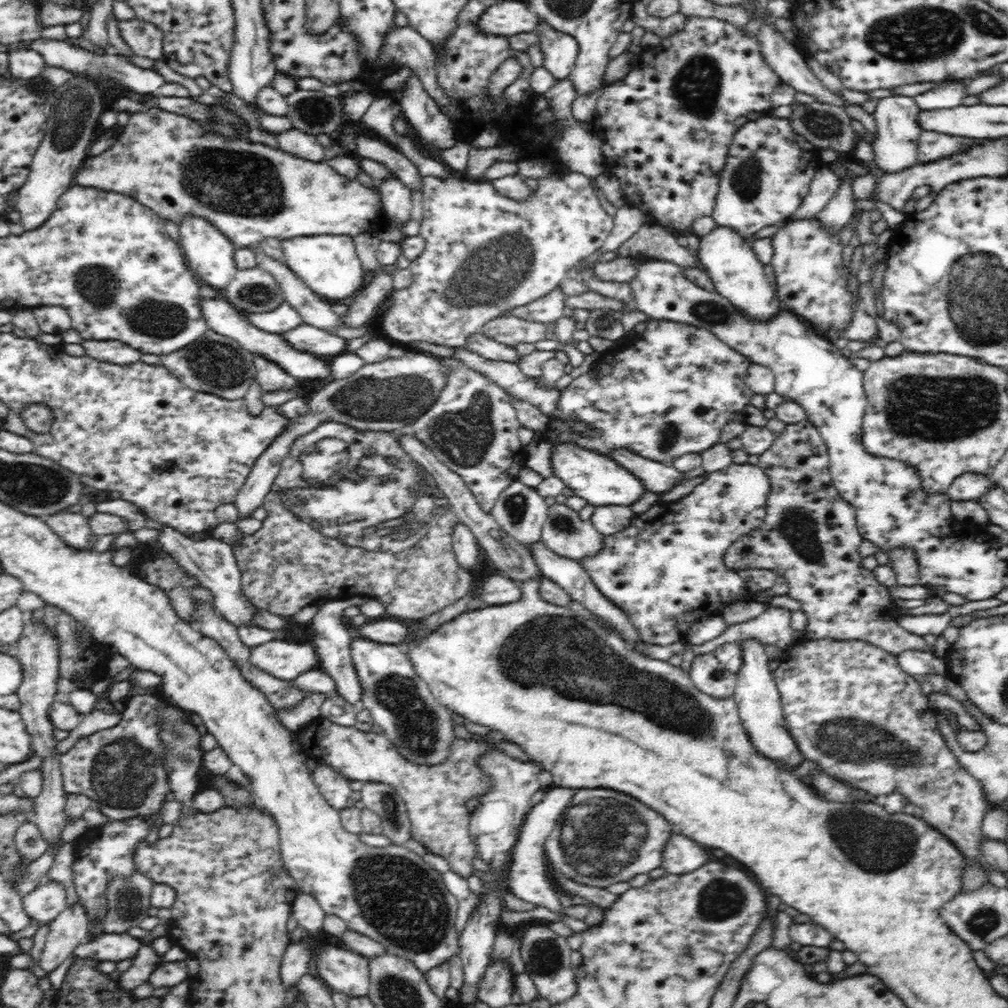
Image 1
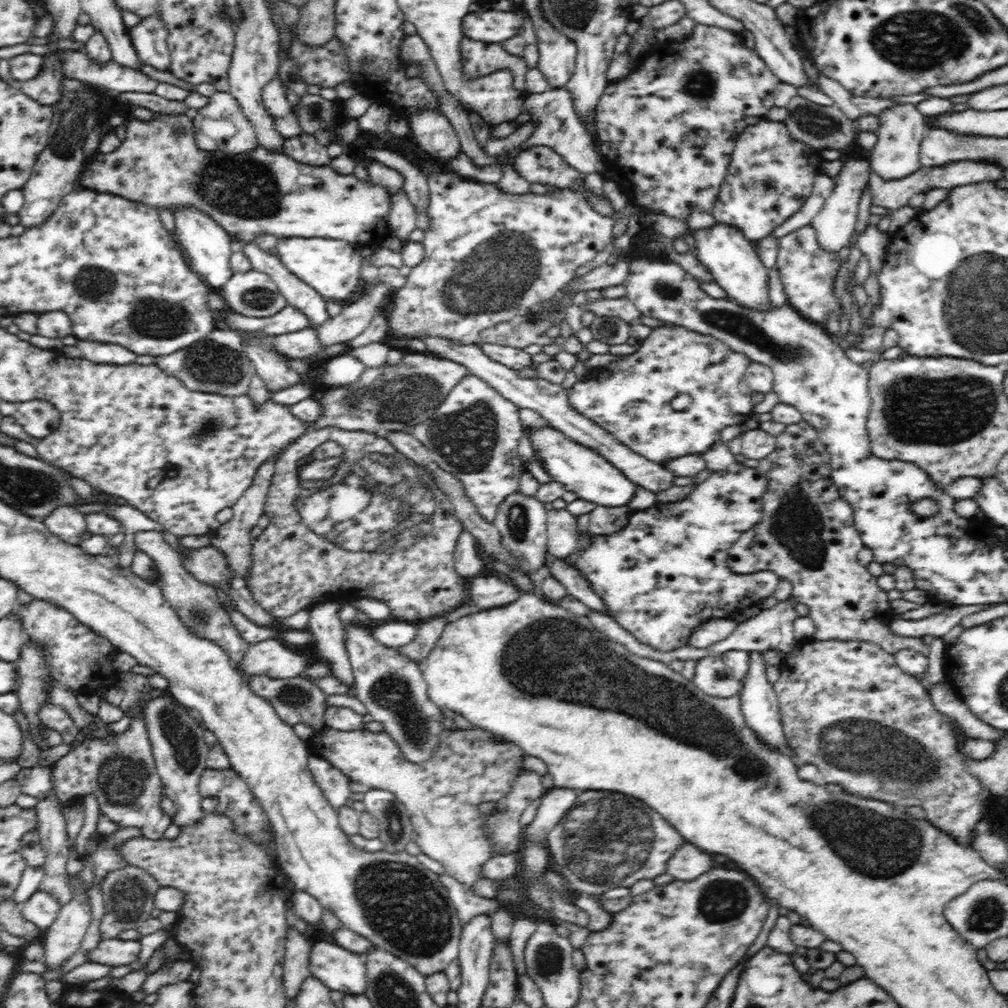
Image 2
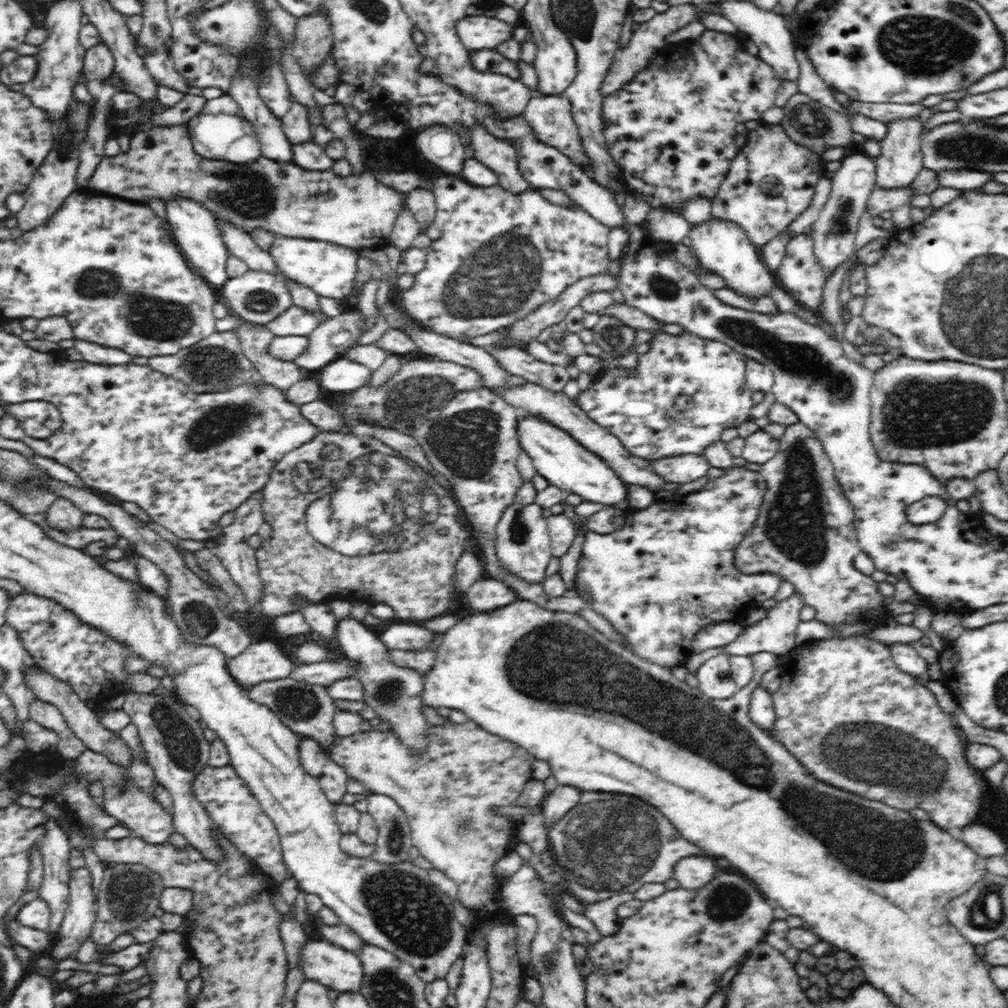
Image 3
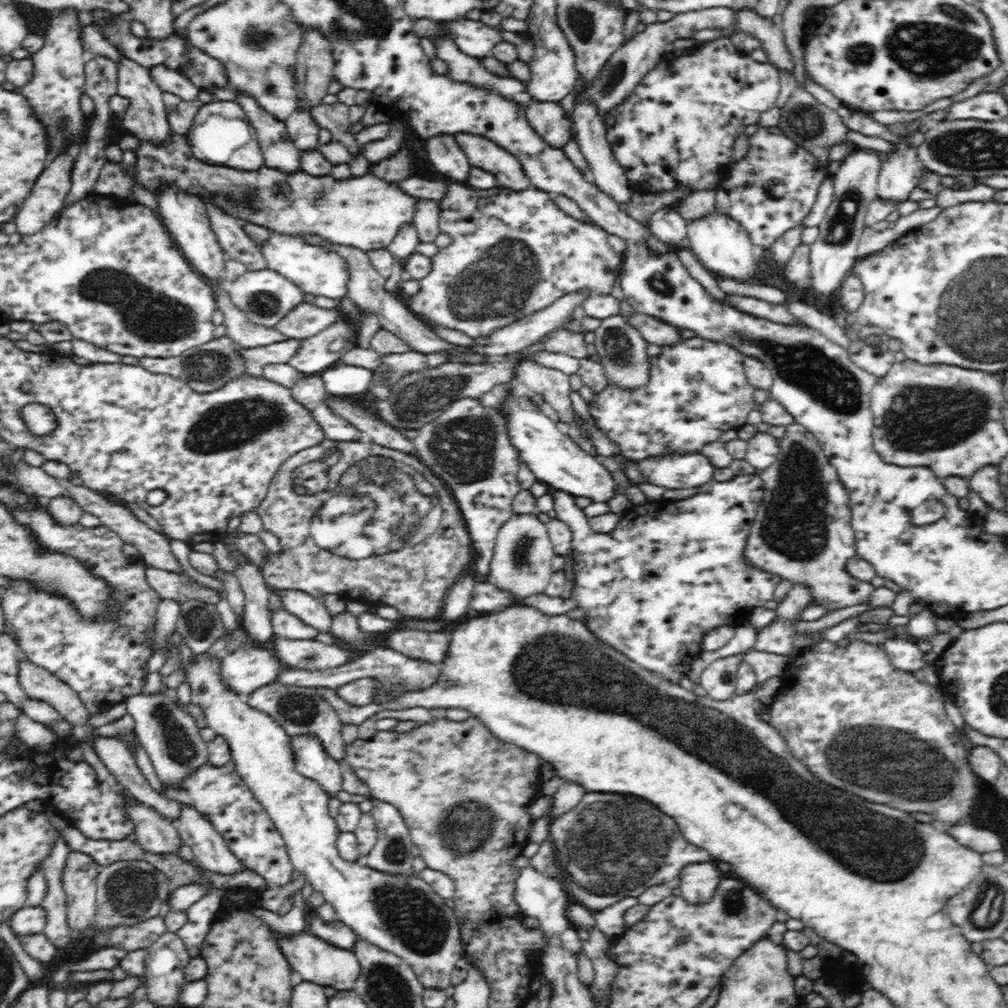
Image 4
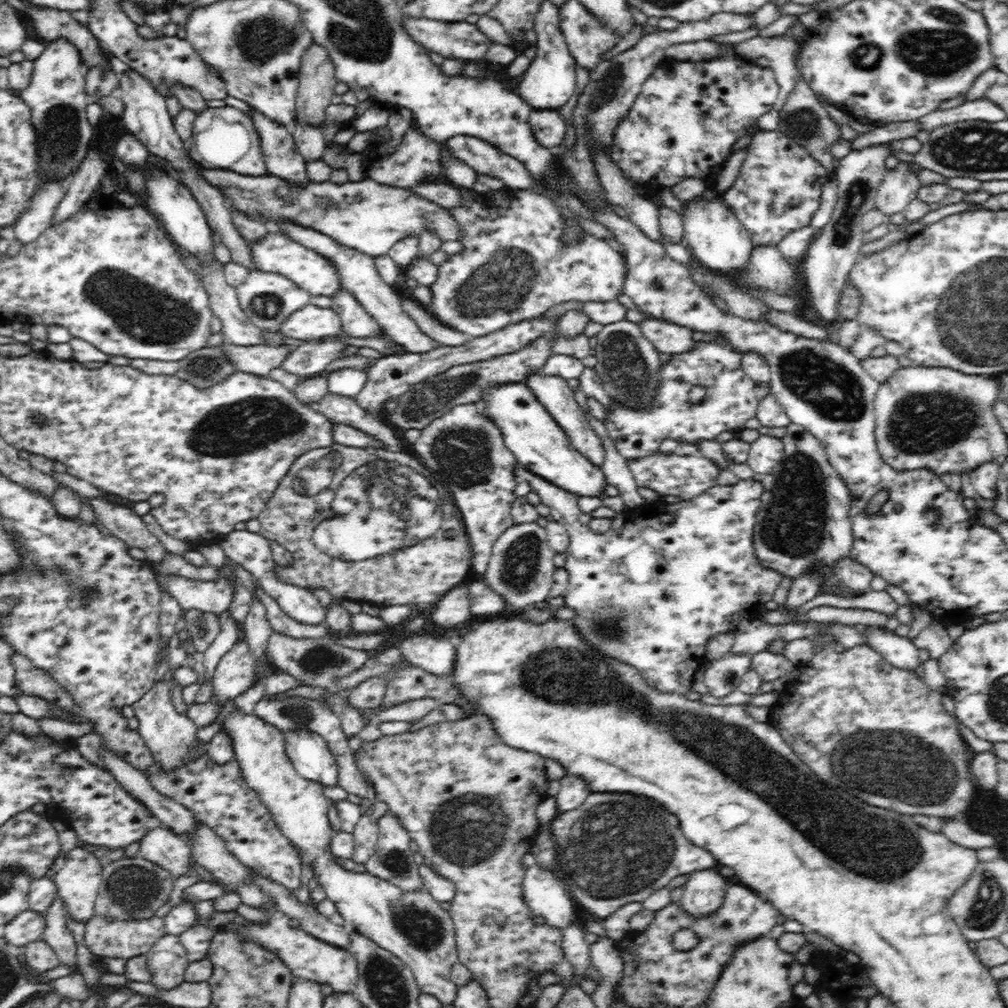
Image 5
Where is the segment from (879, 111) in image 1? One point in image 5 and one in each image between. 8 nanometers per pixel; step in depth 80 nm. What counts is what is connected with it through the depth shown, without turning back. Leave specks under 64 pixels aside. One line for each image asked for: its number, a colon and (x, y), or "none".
2: (901, 129)
3: (901, 159)
4: (898, 176)
5: (899, 186)

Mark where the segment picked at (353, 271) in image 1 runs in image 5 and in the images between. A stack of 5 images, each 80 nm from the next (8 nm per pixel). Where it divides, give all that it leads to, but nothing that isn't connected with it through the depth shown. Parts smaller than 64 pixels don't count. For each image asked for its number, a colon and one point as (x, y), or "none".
2: (332, 267)
3: (329, 270)
4: (316, 270)
5: (275, 252)

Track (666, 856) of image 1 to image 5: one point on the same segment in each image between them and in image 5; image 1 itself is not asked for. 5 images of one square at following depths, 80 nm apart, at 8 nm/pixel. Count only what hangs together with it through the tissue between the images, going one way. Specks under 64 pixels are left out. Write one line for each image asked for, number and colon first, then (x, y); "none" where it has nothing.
2: (687, 863)
3: (691, 872)
4: (698, 881)
5: (704, 891)

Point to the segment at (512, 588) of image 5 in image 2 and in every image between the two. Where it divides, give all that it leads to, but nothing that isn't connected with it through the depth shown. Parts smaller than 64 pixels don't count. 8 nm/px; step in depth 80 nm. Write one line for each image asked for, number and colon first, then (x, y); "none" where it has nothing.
2: (522, 521)
3: (523, 546)
4: (522, 564)

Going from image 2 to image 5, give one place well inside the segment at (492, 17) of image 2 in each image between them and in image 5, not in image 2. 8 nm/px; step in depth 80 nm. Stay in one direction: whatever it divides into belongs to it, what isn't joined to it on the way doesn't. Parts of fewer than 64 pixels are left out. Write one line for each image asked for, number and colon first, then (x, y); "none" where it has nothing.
3: (477, 33)
4: (476, 39)
5: (460, 41)

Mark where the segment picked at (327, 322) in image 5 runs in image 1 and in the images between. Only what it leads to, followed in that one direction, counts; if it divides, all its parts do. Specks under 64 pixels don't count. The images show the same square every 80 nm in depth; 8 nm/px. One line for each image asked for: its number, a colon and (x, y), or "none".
1: (285, 318)
2: (289, 319)
3: (295, 321)
4: (305, 320)

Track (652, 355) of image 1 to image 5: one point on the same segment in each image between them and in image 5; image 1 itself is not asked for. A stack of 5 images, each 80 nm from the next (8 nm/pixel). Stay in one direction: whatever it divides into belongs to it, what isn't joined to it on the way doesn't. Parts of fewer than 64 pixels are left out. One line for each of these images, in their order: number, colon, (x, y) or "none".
2: (632, 399)
3: (638, 406)
4: (698, 389)
5: (730, 400)

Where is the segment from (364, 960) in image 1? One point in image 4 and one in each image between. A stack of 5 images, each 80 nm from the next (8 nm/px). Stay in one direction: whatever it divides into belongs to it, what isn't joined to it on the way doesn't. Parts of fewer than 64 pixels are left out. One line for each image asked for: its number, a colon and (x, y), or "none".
2: (341, 970)
3: (338, 969)
4: (318, 961)

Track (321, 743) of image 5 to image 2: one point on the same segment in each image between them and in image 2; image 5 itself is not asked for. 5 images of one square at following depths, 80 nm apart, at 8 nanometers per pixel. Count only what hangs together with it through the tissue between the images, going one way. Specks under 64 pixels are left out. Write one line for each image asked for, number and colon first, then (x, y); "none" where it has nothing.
2: (335, 785)
3: (333, 779)
4: (312, 761)

